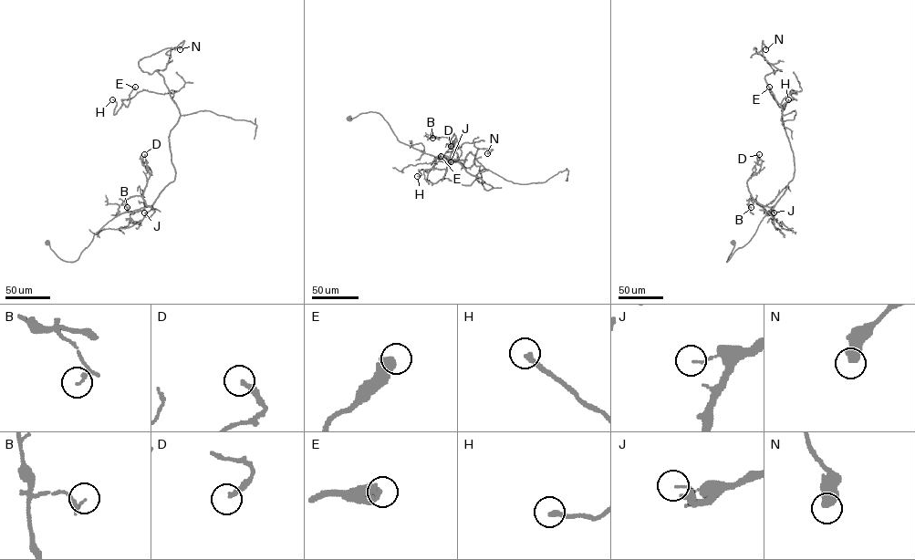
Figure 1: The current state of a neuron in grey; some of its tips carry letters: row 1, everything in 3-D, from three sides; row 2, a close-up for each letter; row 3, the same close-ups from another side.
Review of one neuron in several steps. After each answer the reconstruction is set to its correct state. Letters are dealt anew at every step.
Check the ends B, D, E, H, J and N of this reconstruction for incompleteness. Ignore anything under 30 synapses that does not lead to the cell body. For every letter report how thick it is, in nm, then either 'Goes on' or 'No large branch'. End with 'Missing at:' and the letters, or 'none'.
B: Thickness 100 nm. No large branch
D: Thickness 240 nm. No large branch
E: Thickness 600 nm. No large branch
H: Thickness 260 nm. No large branch
J: Thickness 80 nm. No large branch
N: Thickness 480 nm. No large branch
Missing at: none

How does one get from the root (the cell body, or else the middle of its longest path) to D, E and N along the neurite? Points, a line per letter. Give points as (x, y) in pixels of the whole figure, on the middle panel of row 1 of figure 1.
D: (348, 118), (378, 112), (400, 141), (458, 161), (449, 139), (453, 133), (451, 146)
E: (348, 118), (379, 113), (400, 141), (483, 182), (484, 169), (470, 185), (427, 181), (441, 156)
N: (348, 118), (379, 113), (400, 141), (455, 160), (480, 182), (488, 170), (471, 151), (463, 164), (487, 153)

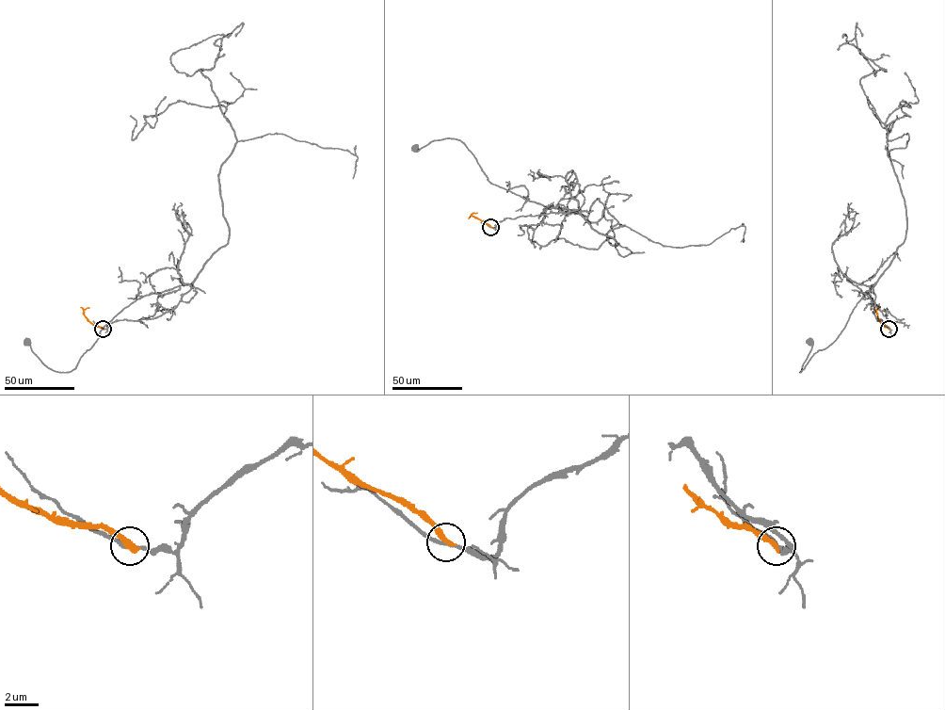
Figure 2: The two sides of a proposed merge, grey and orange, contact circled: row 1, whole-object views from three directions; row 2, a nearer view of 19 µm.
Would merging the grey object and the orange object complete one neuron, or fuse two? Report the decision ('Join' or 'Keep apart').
Keep apart

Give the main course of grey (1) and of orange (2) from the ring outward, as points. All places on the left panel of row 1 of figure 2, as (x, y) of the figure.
1: (103, 329), (117, 320), (156, 318), (193, 285), (145, 295), (124, 308), (70, 371), (48, 368), (26, 342)
2: (103, 329), (92, 324), (85, 315), (84, 310), (89, 307)

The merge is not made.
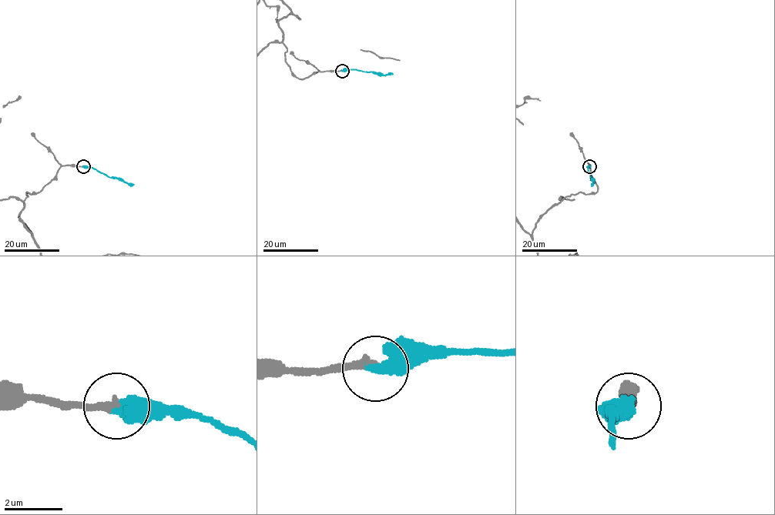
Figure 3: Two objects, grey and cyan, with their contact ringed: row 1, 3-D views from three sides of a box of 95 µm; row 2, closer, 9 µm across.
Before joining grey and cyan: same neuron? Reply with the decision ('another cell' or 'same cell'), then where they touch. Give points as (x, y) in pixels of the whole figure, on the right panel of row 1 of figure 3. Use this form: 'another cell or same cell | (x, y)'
same cell | (589, 166)

